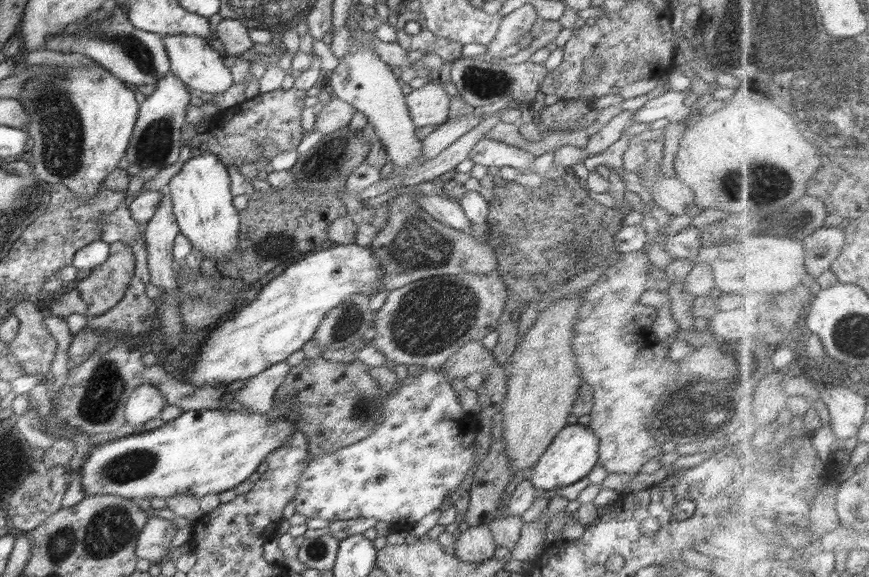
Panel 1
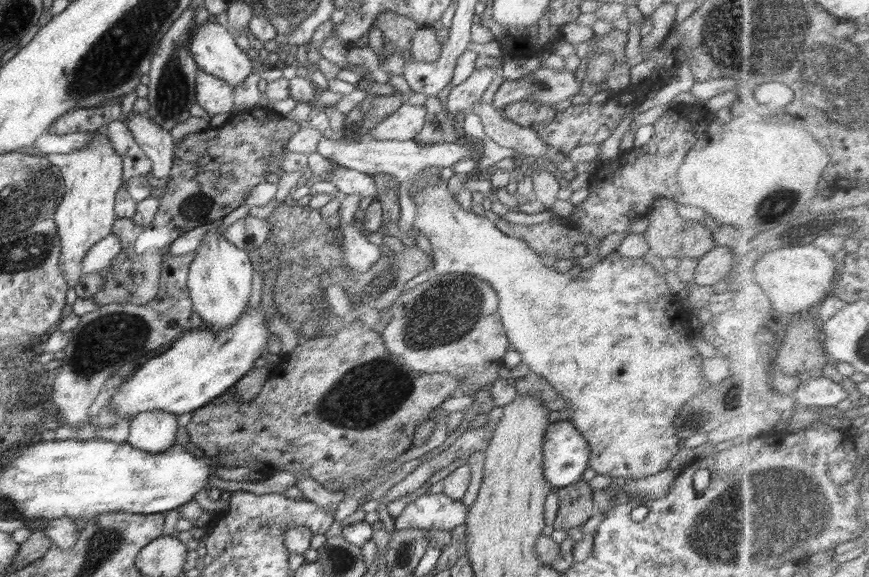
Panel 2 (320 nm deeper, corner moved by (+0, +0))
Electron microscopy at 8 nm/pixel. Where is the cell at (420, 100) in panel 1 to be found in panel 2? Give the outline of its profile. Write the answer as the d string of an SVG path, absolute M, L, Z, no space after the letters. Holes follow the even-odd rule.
M405 102L397 108L386 120L376 124L370 130L369 139L406 141L415 140L424 128L427 110L424 105L412 105Z

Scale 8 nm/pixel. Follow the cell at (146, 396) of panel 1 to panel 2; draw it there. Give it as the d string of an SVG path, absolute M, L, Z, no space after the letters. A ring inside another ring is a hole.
M146 411L132 417L127 443L138 450L158 454L175 444L177 417L164 411Z

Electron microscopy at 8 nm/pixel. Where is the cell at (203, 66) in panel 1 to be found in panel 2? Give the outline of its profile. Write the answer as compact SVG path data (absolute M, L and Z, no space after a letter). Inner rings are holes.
M198 69L196 75L195 95L197 103L206 111L206 121L211 120L218 114L230 115L235 108L234 86L223 82L219 78L206 74Z

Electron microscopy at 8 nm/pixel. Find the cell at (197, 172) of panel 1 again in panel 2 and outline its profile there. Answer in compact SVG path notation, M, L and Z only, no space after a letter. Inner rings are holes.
M219 226L209 228L204 235L202 244L192 254L188 270L187 288L192 299L193 311L200 316L208 330L222 330L232 326L247 311L250 294L244 296L220 296L220 292L252 292L252 274L254 273L252 261L248 251L240 250L226 240L224 232L218 231Z

